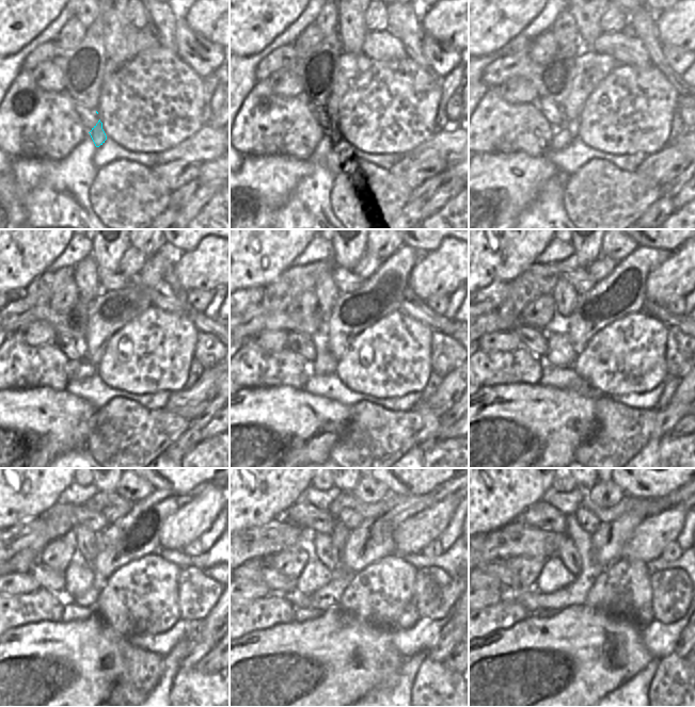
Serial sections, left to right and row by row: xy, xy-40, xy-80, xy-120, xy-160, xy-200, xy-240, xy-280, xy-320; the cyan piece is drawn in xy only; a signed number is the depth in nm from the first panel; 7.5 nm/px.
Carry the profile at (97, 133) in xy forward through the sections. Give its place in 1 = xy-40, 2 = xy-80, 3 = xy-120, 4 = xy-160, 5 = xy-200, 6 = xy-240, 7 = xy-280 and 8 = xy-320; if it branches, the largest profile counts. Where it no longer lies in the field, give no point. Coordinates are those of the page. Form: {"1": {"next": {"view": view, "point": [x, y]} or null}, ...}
{"1": {"next": {"view": "xy-40", "point": [350, 65]}}, "2": {"next": {"view": "xy-80", "point": [590, 67]}}, "3": {"next": {"view": "xy-120", "point": [110, 310]}}, "4": {"next": {"view": "xy-160", "point": [380, 294]}}, "5": {"next": {"view": "xy-200", "point": [620, 293]}}, "6": {"next": {"view": "xy-240", "point": [137, 534]}}, "7": {"next": {"view": "xy-280", "point": [373, 540]}}, "8": {"next": {"view": "xy-320", "point": [607, 542]}}}

